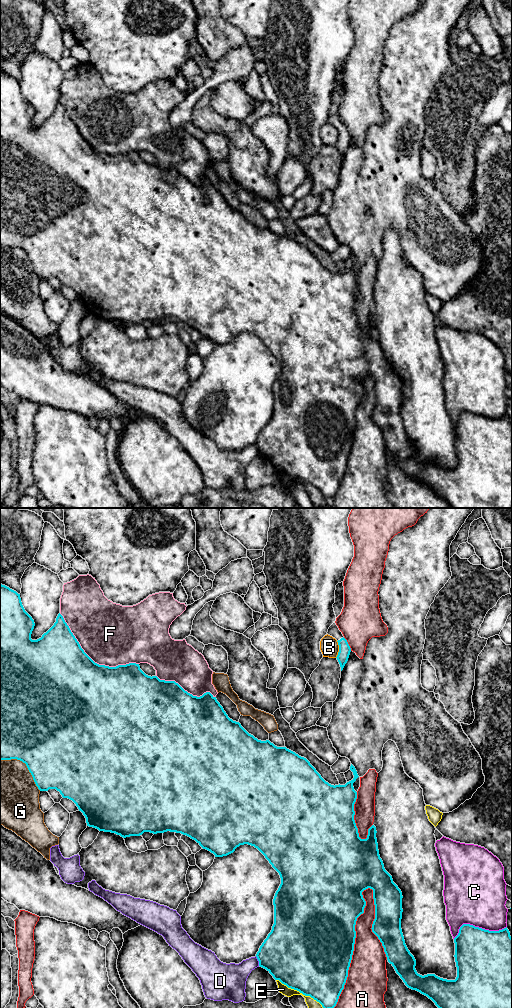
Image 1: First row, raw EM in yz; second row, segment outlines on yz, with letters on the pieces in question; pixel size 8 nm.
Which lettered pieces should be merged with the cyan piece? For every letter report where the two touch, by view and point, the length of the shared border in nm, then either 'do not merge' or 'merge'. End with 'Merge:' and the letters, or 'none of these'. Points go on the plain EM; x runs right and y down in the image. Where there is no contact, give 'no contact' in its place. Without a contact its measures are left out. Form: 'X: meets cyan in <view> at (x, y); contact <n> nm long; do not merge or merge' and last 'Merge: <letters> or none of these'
A: meets cyan in yz at (353, 435); contact 1000 nm long; do not merge
B: meets cyan in yz at (339, 137); contact 140 nm long; do not merge
C: meets cyan in yz at (477, 415); contact 440 nm long; do not merge
D: meets cyan in yz at (258, 448); contact 90 nm long; do not merge
E: meets cyan in yz at (301, 480); contact 480 nm long; do not merge
F: meets cyan in yz at (91, 147); contact 750 nm long; do not merge
G: meets cyan in yz at (26, 253); contact 420 nm long; do not merge
Merge: none of these

